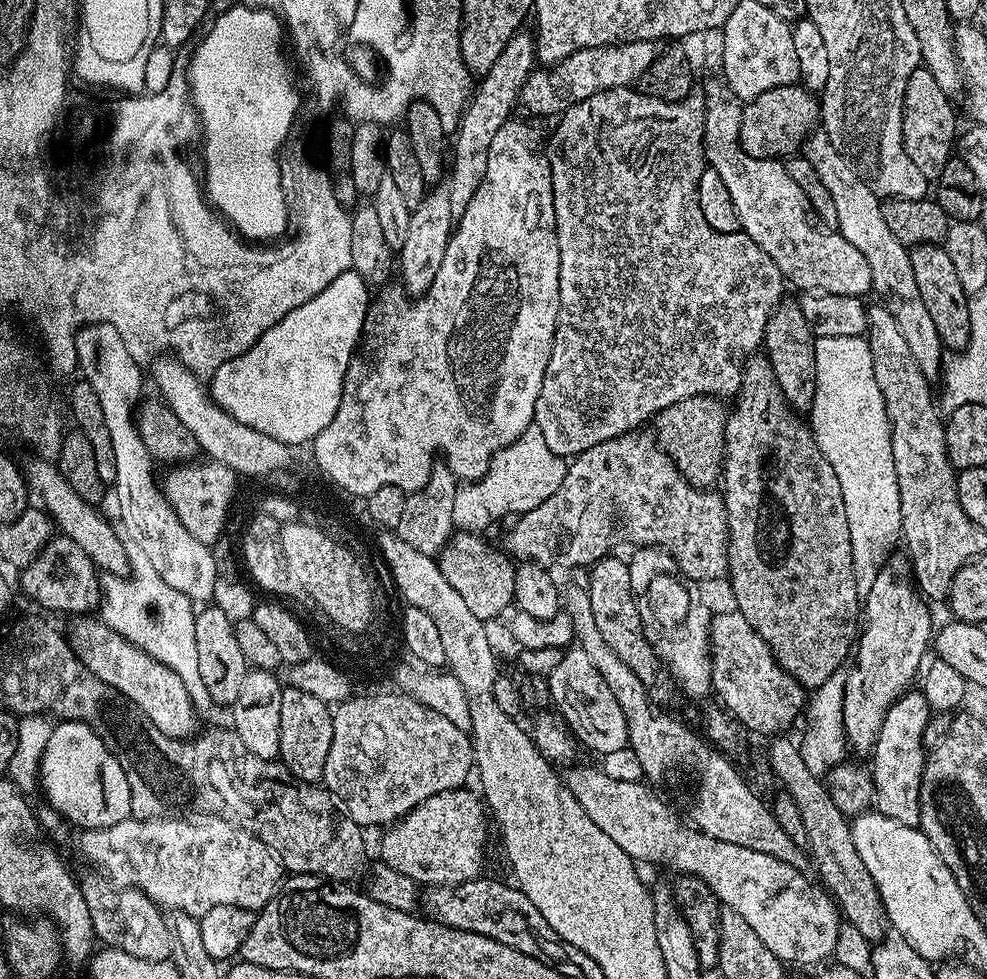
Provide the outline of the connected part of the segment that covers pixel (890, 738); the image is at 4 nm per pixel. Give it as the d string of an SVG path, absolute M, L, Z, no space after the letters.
M914 691L904 692L887 710L870 754L870 771L875 811L886 814L888 818L894 818L903 825L917 827L921 812L921 778L924 761L927 759L922 735L926 732L932 709L926 702L923 691Z

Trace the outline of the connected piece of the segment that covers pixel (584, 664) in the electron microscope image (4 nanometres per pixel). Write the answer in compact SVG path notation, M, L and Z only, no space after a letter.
M579 646L565 651L562 662L558 662L558 666L554 666L552 673L546 677L546 684L559 715L564 717L569 730L583 747L585 744L600 756L612 756L628 748L626 714L622 714L618 698L614 698L602 674L598 674L598 666L590 662L589 656Z

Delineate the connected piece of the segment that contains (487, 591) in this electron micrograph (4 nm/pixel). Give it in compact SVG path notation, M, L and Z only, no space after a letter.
M458 530L447 541L436 558L442 576L454 590L465 599L466 606L479 620L490 622L500 615L515 601L514 582L516 581L515 563L511 557L491 548L491 546L474 530Z

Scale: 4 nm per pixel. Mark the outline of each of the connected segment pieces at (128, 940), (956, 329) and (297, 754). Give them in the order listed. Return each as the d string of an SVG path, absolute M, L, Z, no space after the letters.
M81 875L79 882L82 898L86 898L86 906L90 909L90 922L96 931L97 941L109 948L126 950L126 954L134 954L134 958L169 959L174 952L174 937L165 913L137 888L121 886L107 878L96 876Z
M918 244L909 251L909 256L910 266L914 268L914 282L922 294L922 302L926 302L926 310L938 330L941 345L950 348L954 354L964 351L970 338L970 296L954 270L954 262L950 262L950 254L938 244Z
M285 687L282 694L282 742L279 759L298 780L308 784L323 781L326 770L326 754L330 754L330 741L334 738L333 709L323 700L306 694L306 690Z

